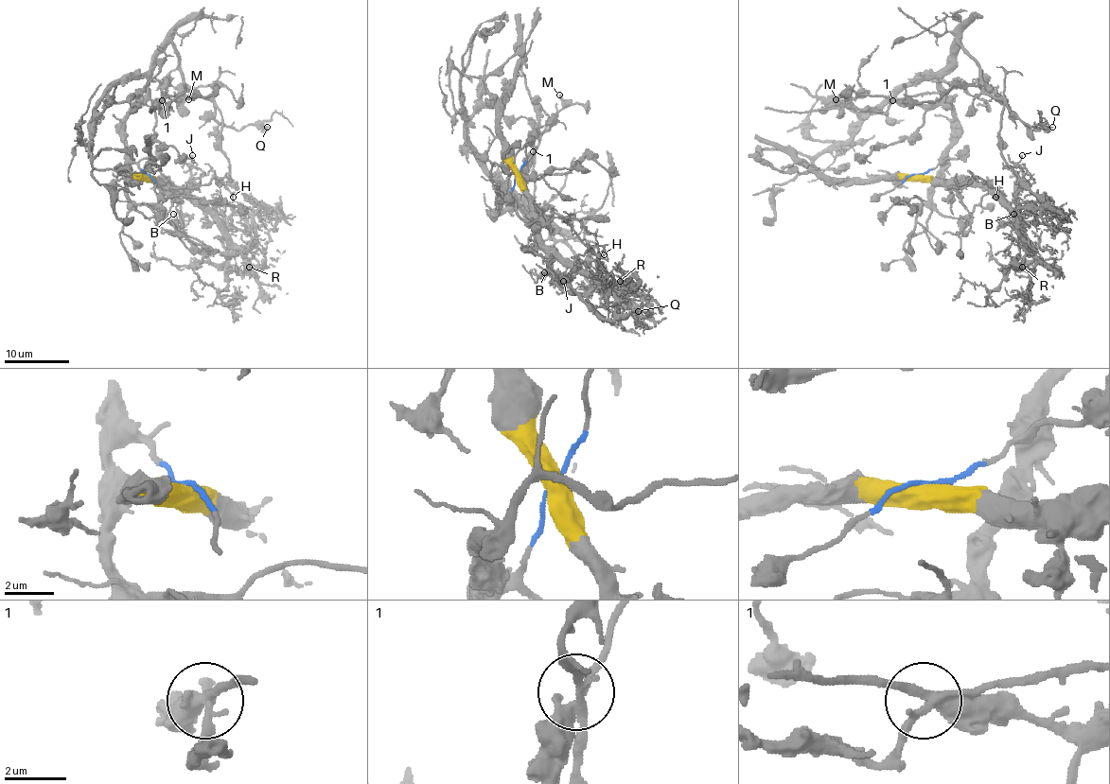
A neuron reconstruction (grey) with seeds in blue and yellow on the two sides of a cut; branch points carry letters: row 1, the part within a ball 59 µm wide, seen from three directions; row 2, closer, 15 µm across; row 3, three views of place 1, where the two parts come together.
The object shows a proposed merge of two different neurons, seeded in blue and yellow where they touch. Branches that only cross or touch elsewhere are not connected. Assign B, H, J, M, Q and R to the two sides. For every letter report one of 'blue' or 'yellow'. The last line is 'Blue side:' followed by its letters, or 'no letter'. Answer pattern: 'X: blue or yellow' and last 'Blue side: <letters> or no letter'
B: yellow
H: yellow
J: yellow
M: blue
Q: blue
R: yellow
Blue side: M, Q

